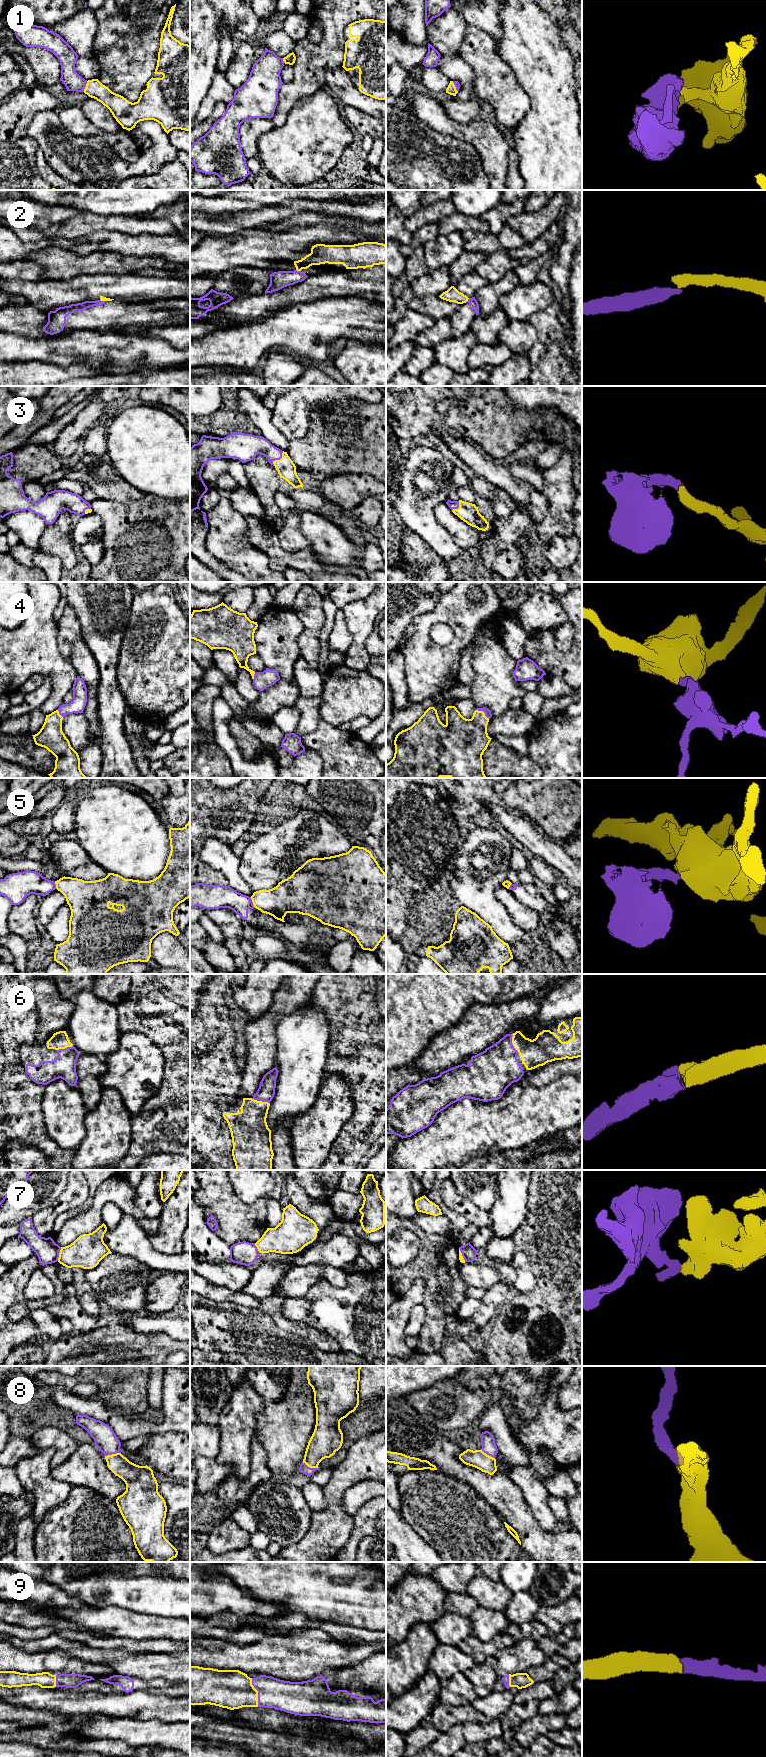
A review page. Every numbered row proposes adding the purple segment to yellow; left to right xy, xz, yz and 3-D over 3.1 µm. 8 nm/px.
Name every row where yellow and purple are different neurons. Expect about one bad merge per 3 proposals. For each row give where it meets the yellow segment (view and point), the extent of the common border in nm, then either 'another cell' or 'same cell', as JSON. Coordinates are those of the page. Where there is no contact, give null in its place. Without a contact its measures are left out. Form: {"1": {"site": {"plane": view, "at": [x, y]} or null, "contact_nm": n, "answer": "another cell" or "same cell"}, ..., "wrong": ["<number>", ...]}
{"1": {"site": {"plane": "xy", "at": [86, 86]}, "contact_nm": 90, "answer": "same cell"}, "2": {"site": {"plane": "xz", "at": [298, 270]}, "contact_nm": 40, "answer": "another cell"}, "3": {"site": {"plane": "xz", "at": [278, 460]}, "contact_nm": 150, "answer": "same cell"}, "4": {"site": {"plane": "yz", "at": [483, 712]}, "contact_nm": 130, "answer": "same cell"}, "5": {"site": {"plane": "xz", "at": [252, 901]}, "contact_nm": 100, "answer": "another cell"}, "6": {"site": {"plane": "yz", "at": [512, 1043]}, "contact_nm": 160, "answer": "same cell"}, "7": {"site": {"plane": "xy", "at": [59, 1254]}, "contact_nm": 120, "answer": "another cell"}, "8": {"site": {"plane": "xy", "at": [112, 1454]}, "contact_nm": 130, "answer": "same cell"}, "9": {"site": {"plane": "xz", "at": [257, 1692]}, "contact_nm": 240, "answer": "same cell"}, "wrong": ["2", "5", "7"]}

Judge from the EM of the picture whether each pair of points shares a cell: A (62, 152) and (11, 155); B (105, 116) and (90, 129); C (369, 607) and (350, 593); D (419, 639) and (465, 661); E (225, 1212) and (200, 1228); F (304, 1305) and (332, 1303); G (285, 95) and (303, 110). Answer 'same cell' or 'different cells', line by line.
A: different cells
B: different cells
C: different cells
D: different cells
E: different cells
F: same cell
G: different cells

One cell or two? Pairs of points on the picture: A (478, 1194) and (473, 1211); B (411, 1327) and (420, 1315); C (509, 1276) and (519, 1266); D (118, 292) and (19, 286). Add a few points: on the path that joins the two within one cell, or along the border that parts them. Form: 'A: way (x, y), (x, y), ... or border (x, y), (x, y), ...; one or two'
A: border (455, 1191), (468, 1197), (477, 1206), (488, 1212); two
B: way (414, 1324), (417, 1318); one
C: border (510, 1263), (515, 1272), (512, 1284); two
D: way (93, 291), (44, 291); one

